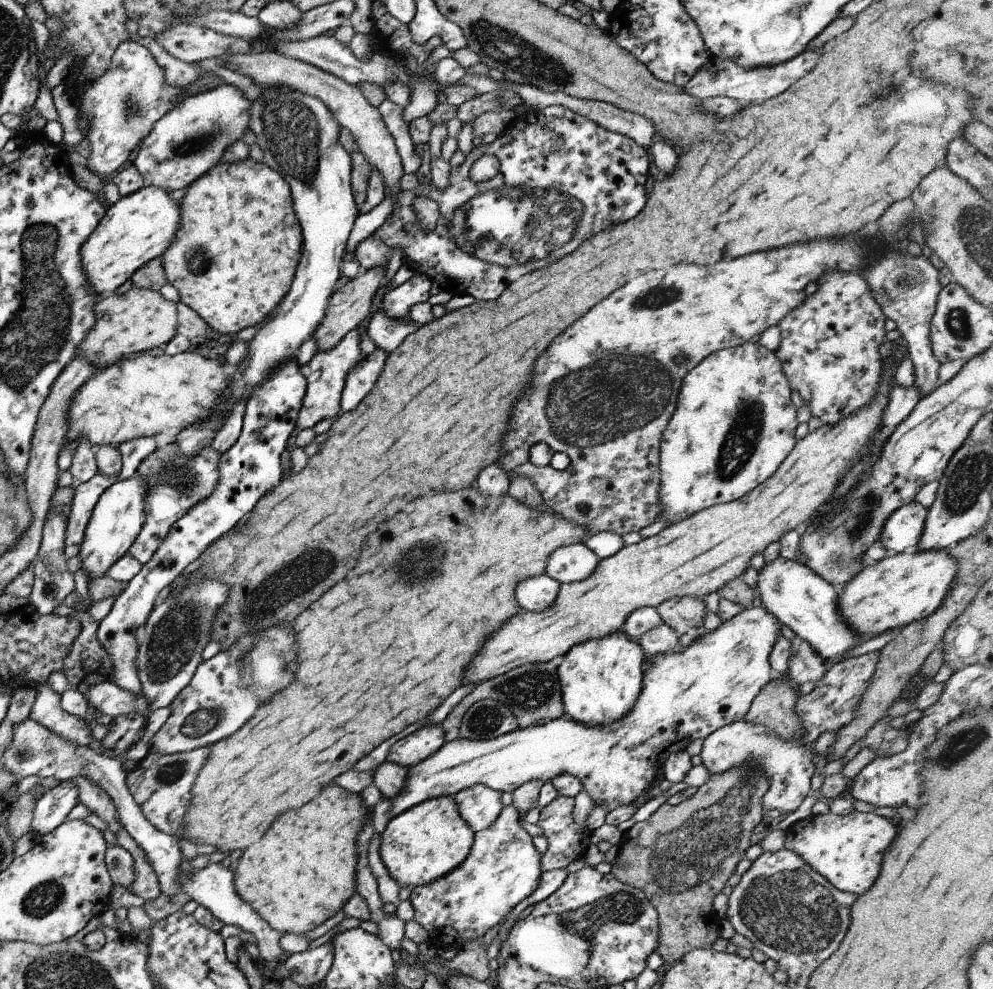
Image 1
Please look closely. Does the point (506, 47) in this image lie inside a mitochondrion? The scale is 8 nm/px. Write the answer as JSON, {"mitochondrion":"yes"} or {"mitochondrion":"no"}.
{"mitochondrion":"yes"}

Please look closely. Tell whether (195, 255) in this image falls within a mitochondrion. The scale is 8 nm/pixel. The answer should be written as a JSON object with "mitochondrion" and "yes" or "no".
{"mitochondrion":"yes"}

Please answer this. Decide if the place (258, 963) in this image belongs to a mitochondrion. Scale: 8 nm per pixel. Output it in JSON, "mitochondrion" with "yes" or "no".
{"mitochondrion":"no"}

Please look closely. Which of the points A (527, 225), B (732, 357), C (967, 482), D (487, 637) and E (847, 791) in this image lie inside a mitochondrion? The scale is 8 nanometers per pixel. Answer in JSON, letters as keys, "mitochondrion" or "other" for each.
{"A":"mitochondrion","B":"other","C":"mitochondrion","D":"other","E":"other"}

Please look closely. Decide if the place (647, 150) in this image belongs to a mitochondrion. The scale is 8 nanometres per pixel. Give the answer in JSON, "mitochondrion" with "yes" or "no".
{"mitochondrion":"no"}

